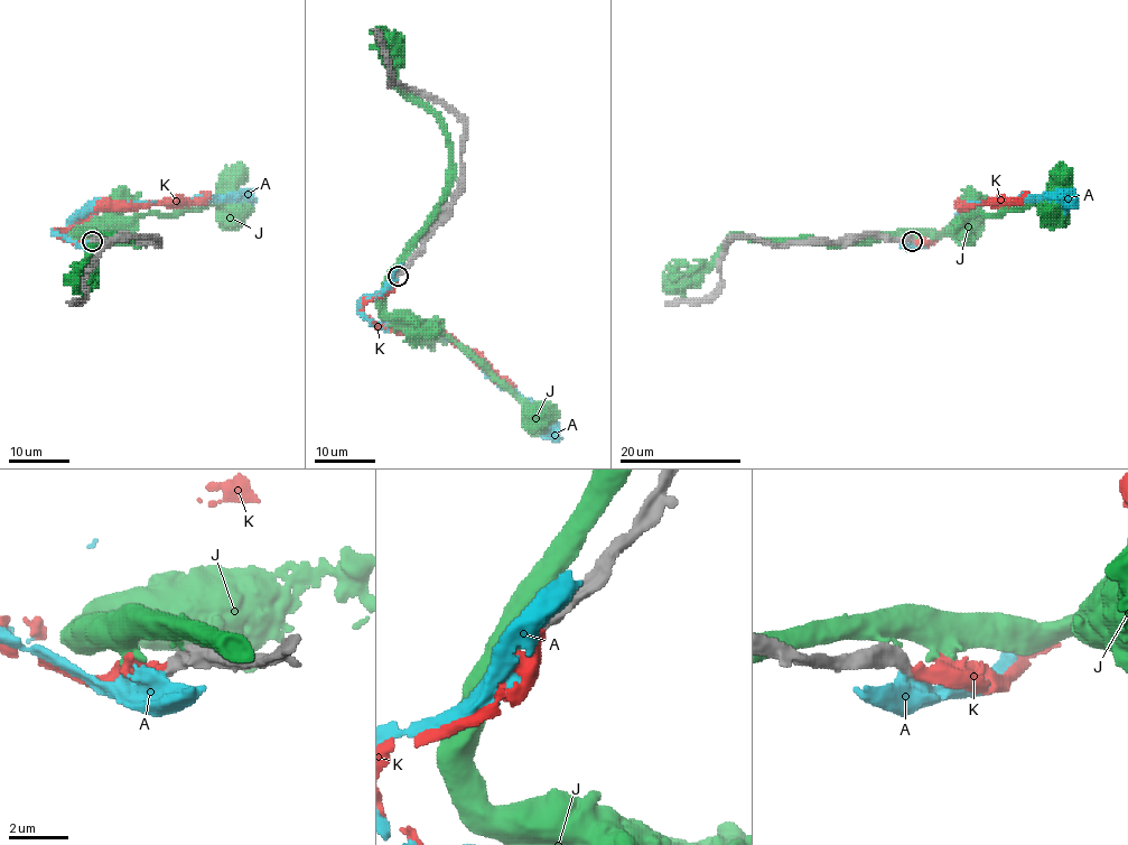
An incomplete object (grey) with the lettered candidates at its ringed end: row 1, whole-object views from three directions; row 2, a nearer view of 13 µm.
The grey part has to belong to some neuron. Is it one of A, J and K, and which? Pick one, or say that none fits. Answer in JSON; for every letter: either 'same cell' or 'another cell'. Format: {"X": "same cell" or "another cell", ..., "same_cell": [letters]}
{"A": "another cell", "J": "another cell", "K": "same cell", "same_cell": ["K"]}

